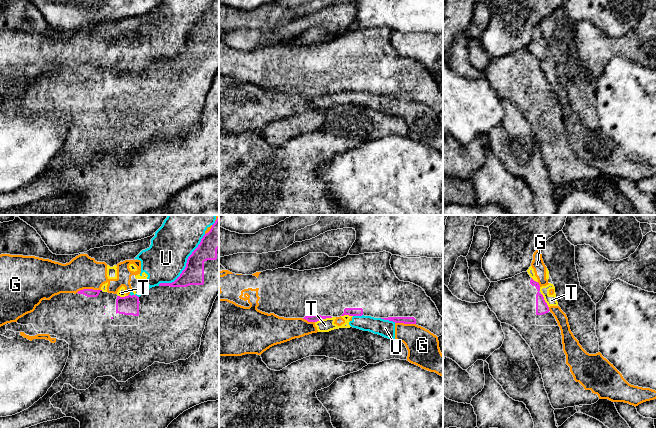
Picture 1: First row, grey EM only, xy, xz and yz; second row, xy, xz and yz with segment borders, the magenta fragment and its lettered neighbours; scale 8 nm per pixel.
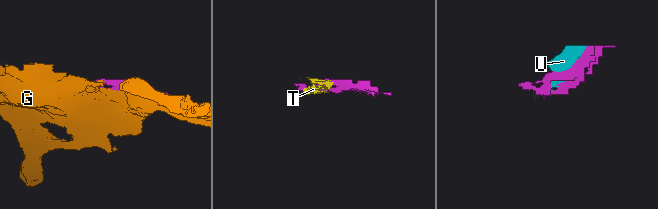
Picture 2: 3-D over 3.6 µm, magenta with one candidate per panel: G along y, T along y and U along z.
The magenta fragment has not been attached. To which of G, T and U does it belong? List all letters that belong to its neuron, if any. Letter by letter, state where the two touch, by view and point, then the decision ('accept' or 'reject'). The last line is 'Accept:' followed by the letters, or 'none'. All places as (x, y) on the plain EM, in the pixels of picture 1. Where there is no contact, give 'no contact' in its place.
G: contact xy (88, 65); reject
T: contact xz (323, 94); reject
U: contact xy (186, 41); reject
Accept: none

